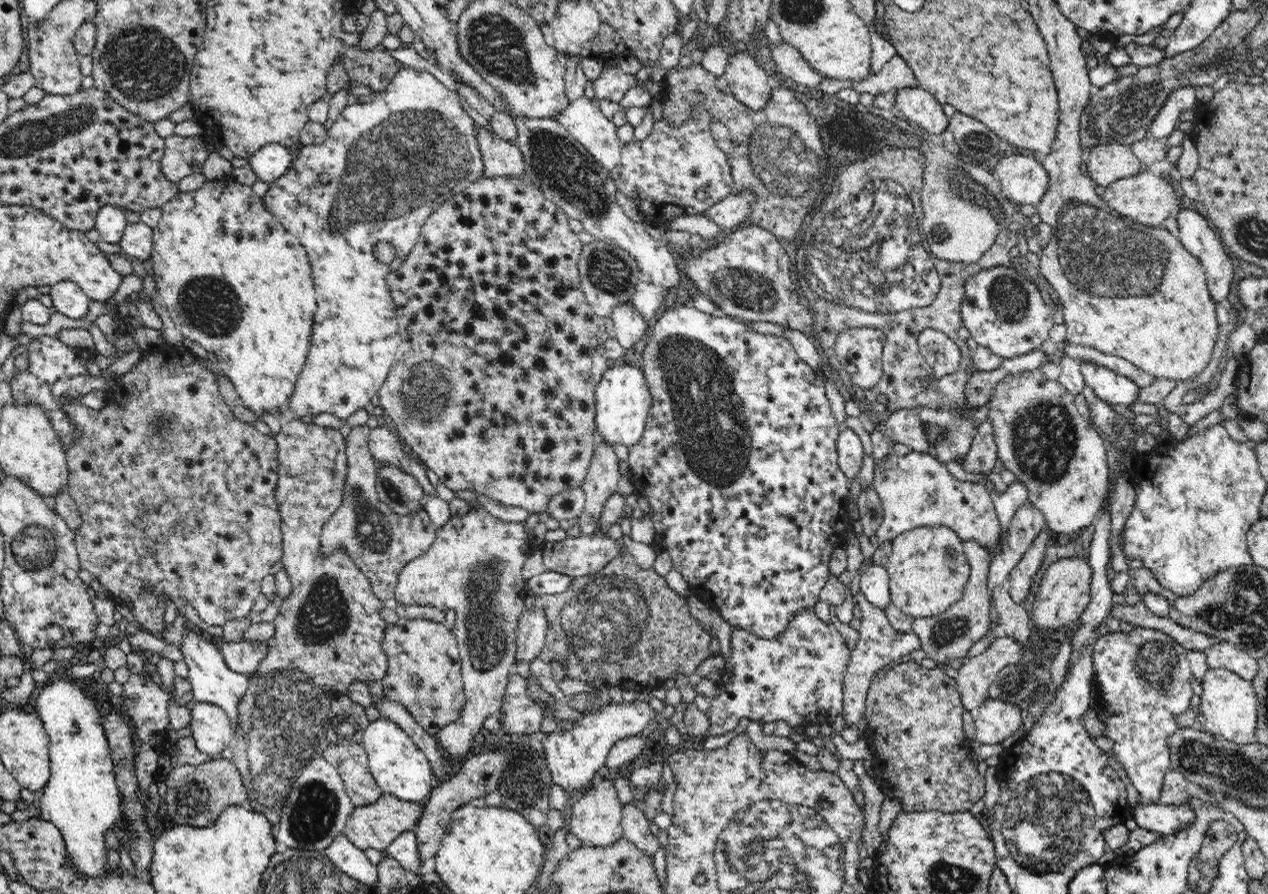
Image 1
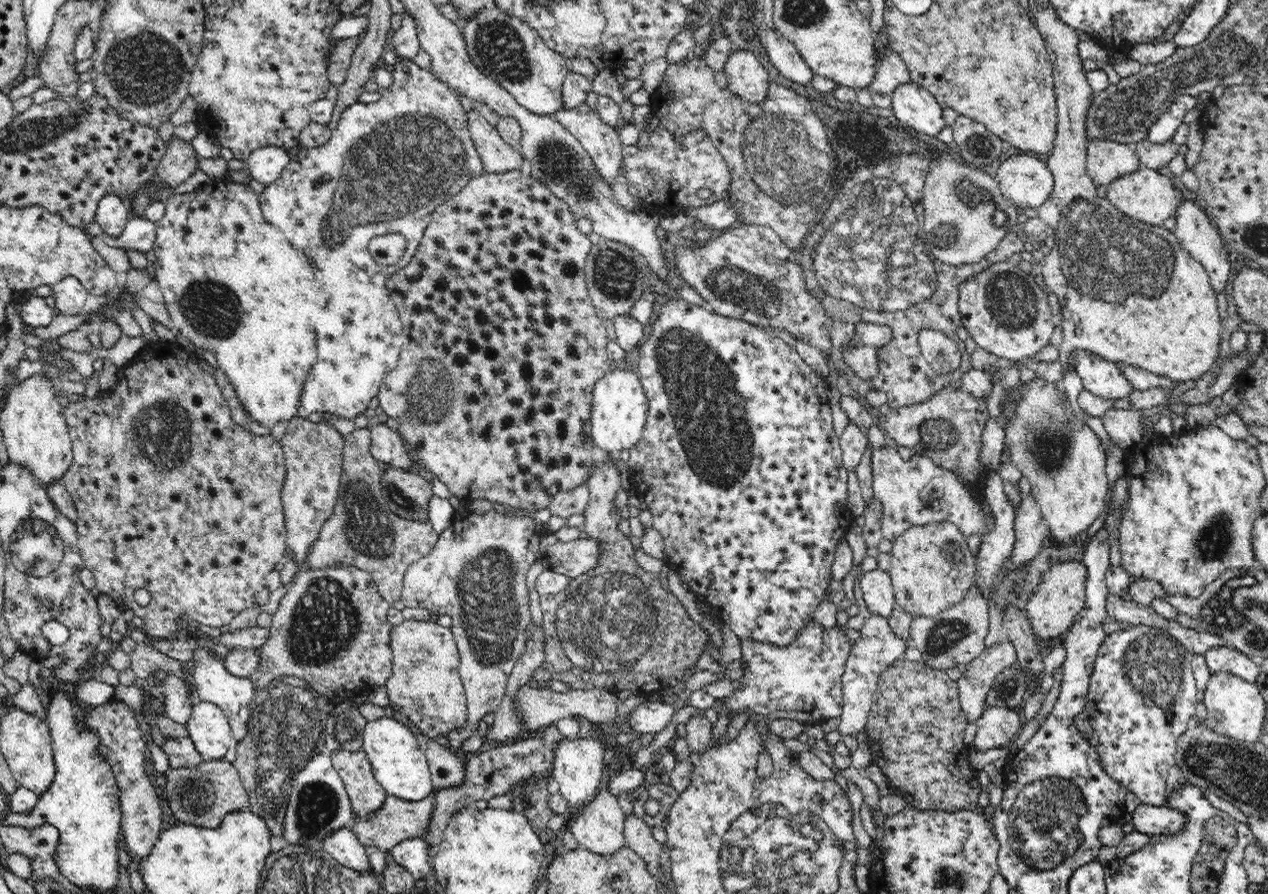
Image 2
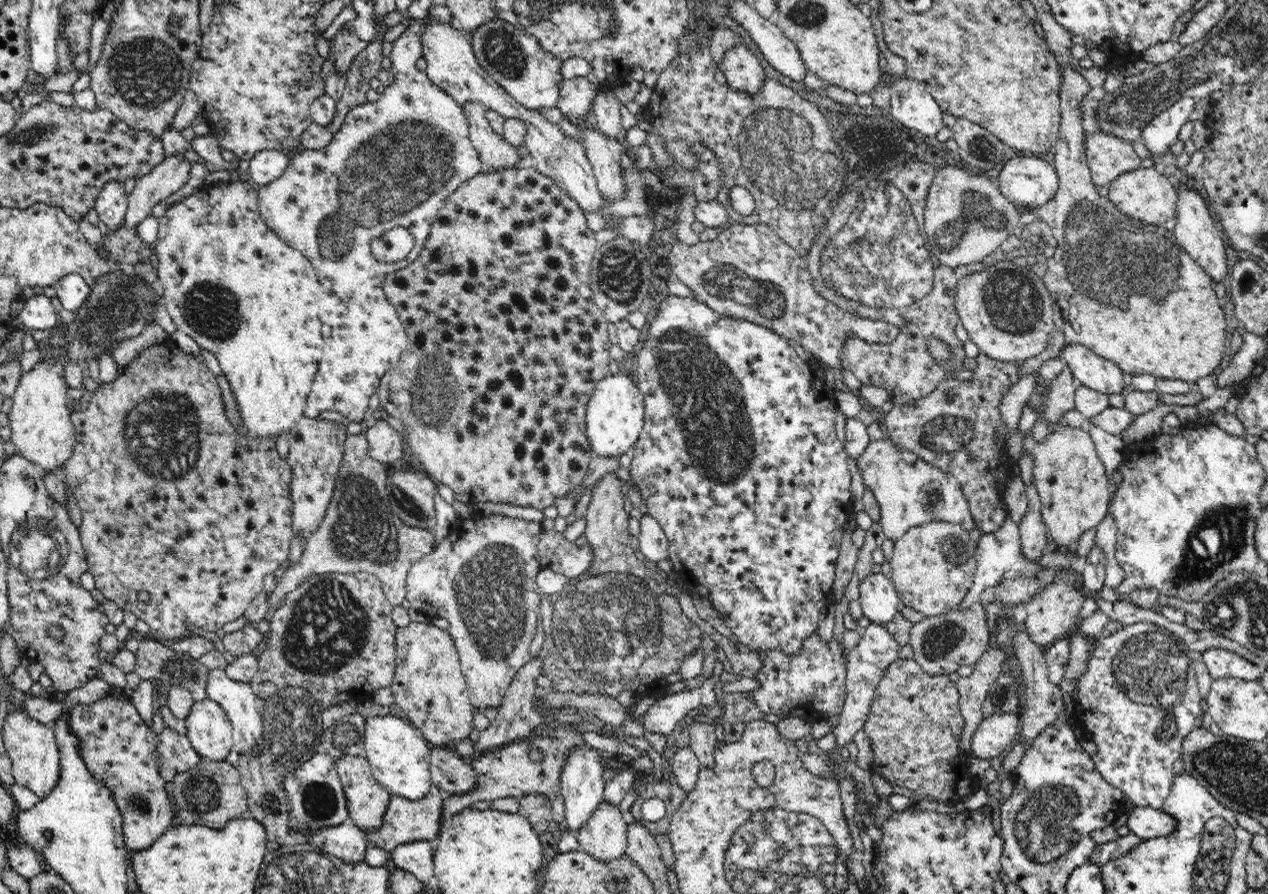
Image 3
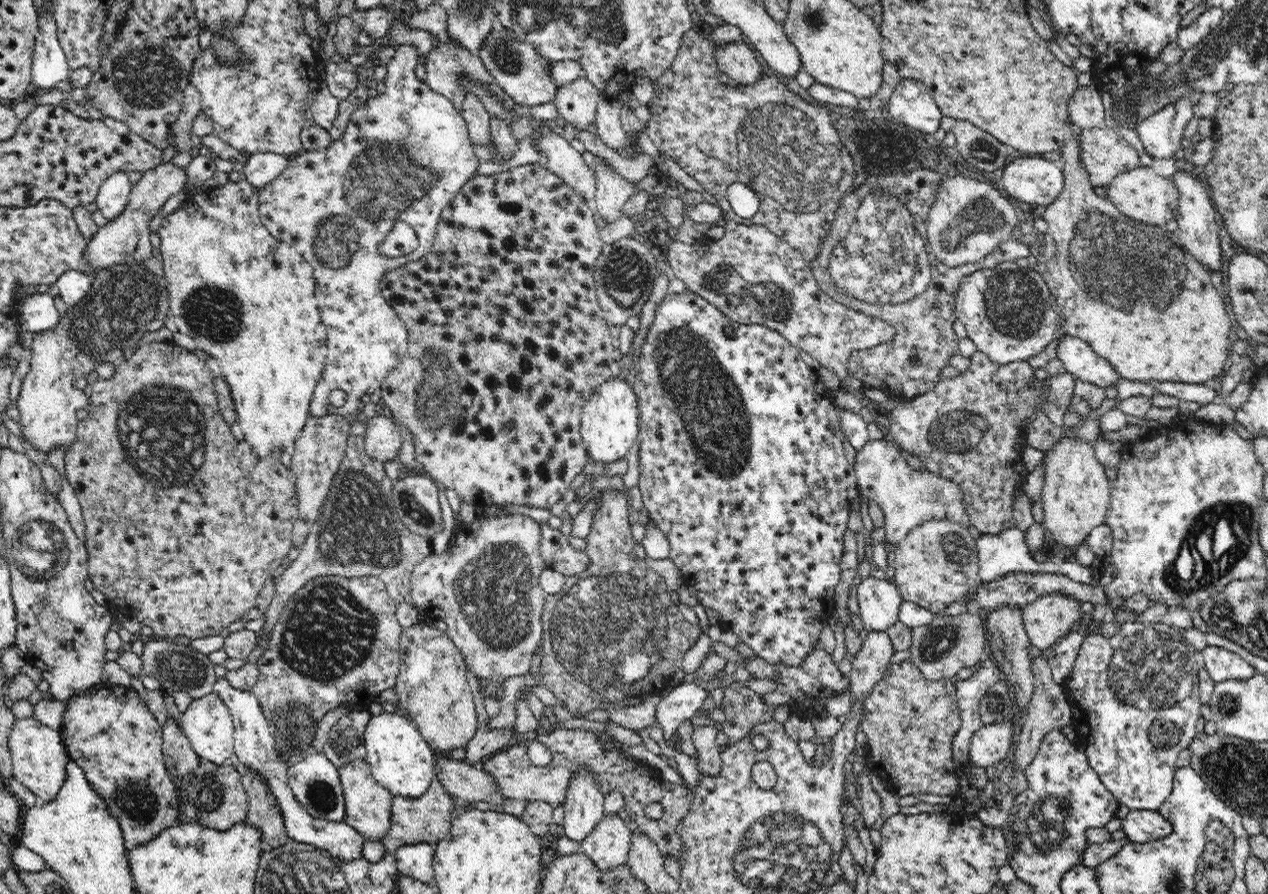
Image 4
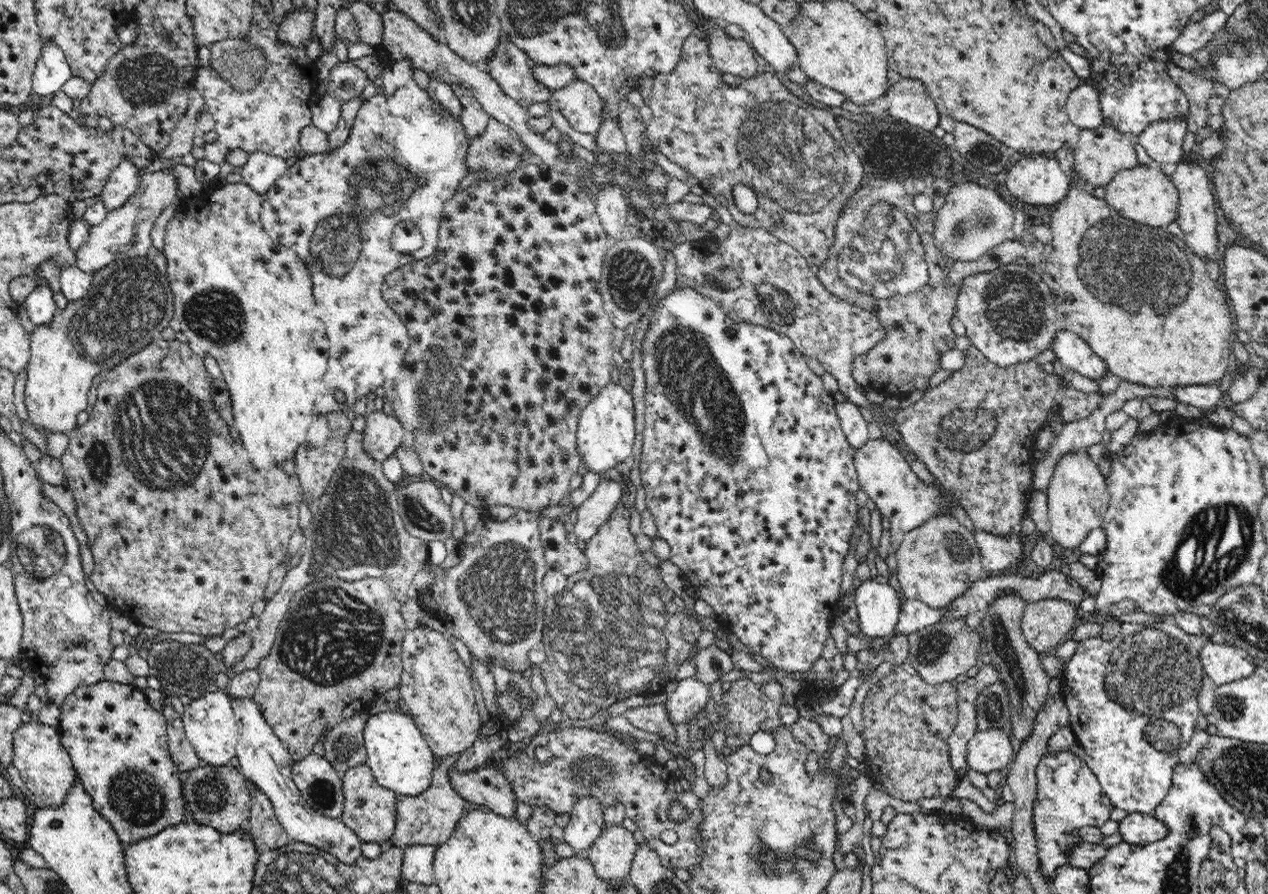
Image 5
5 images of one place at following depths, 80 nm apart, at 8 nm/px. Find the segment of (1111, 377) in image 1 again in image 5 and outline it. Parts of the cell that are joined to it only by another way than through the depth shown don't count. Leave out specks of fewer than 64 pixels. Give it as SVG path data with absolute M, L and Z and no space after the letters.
M1061 328L1052 338L1051 349L1055 360L1078 374L1097 380L1106 374L1104 360L1096 355L1086 341L1071 330Z

